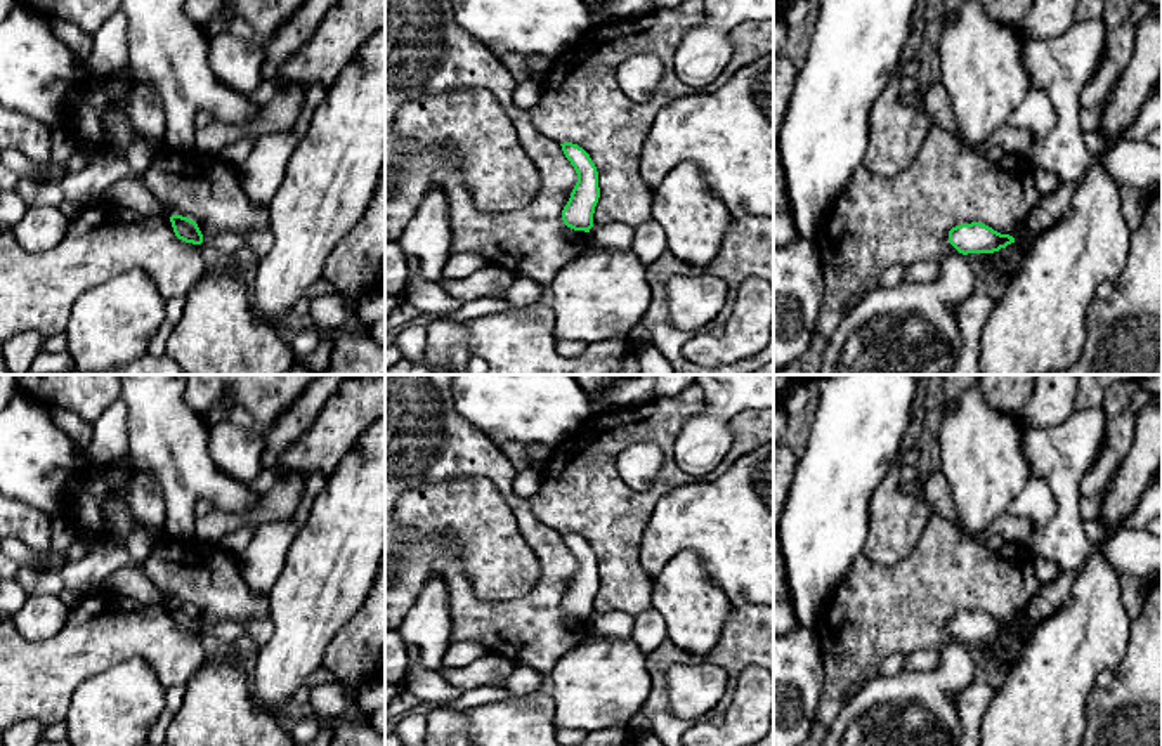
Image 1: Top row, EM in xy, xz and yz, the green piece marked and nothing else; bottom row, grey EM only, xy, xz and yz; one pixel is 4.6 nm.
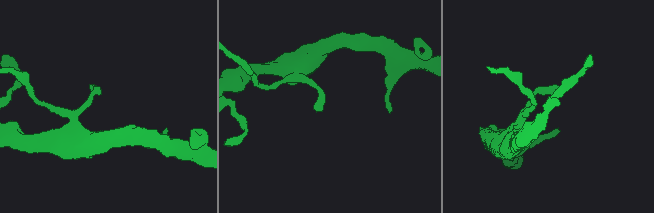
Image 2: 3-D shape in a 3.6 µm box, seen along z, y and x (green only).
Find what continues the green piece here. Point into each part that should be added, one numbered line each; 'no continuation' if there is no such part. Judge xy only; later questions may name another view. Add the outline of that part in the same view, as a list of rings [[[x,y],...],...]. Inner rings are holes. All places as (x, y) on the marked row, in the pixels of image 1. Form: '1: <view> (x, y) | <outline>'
no continuation

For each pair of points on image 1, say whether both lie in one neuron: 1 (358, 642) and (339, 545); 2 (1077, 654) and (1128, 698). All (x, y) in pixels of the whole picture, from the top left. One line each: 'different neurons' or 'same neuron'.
1: different neurons
2: different neurons

